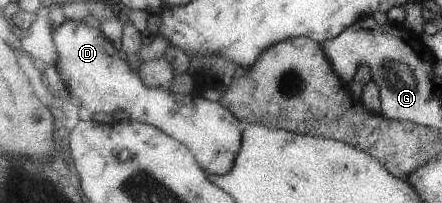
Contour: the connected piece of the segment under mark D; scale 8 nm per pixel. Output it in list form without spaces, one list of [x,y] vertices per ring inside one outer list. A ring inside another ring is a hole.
[[[67,20],[55,27],[52,39],[57,47],[57,71],[61,82],[79,99],[83,114],[105,112],[127,112],[129,119],[154,124],[176,140],[184,142],[202,164],[209,176],[228,174],[235,165],[236,158],[243,145],[246,125],[218,104],[215,97],[174,94],[167,86],[148,86],[142,82],[140,73],[136,74],[130,66],[126,52],[116,50],[116,46],[94,26],[88,26],[77,20]]]

